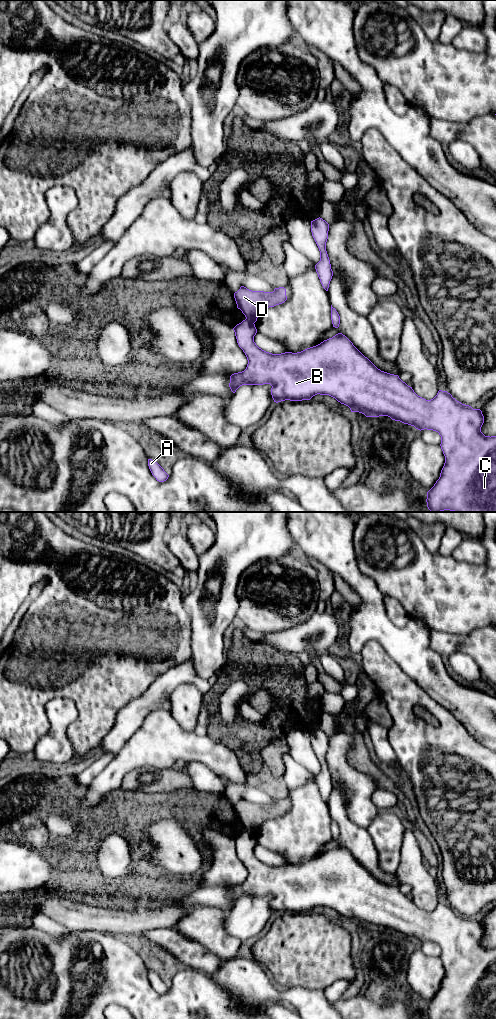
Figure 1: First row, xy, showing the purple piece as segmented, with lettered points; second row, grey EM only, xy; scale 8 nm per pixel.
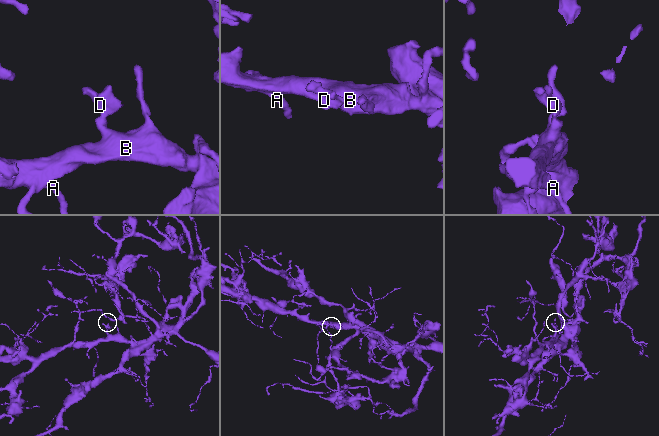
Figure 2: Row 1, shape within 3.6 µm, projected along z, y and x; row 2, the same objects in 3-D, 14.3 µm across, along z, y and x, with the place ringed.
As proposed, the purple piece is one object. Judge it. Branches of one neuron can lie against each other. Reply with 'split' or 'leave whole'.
split

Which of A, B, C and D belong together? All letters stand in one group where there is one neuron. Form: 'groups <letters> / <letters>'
groups A B C / D

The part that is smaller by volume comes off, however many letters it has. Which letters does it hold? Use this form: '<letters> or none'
D

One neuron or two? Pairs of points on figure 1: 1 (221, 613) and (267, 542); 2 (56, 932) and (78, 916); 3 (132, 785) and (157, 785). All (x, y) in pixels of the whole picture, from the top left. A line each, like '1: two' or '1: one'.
1: one
2: two
3: one

